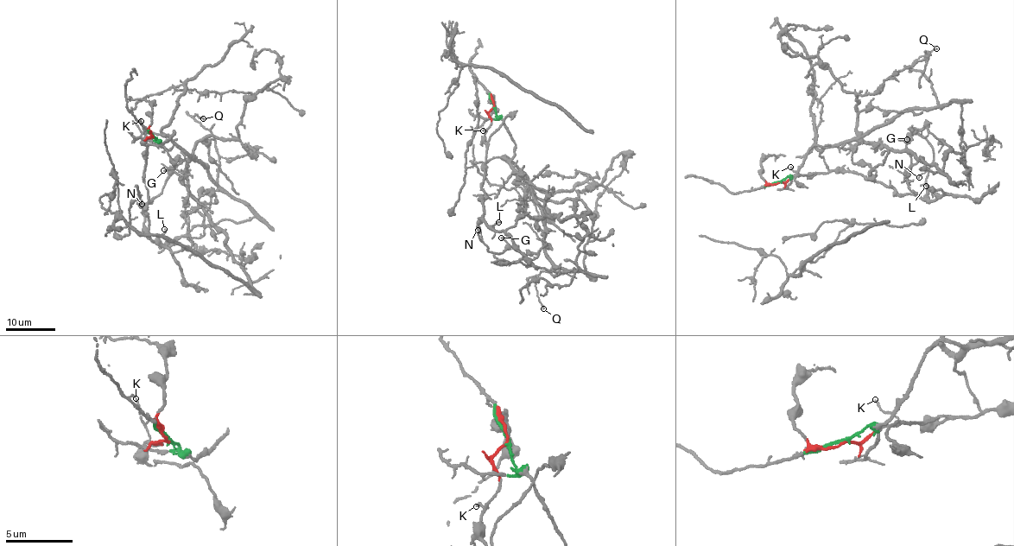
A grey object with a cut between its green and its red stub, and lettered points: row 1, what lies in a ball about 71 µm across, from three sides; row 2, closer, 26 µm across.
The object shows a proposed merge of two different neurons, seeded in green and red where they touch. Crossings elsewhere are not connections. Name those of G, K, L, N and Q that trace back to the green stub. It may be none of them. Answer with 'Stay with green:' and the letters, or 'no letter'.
Stay with green: Q

